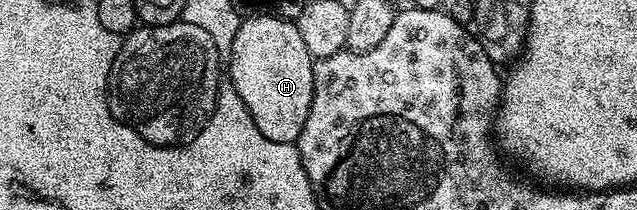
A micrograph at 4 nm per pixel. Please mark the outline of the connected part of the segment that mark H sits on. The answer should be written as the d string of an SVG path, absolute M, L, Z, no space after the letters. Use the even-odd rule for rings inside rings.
M249 16L240 23L237 38L233 38L229 53L231 59L230 87L237 90L241 102L245 102L245 110L253 116L253 122L265 138L273 142L295 144L301 134L301 126L305 126L305 118L309 118L309 106L313 102L313 58L301 39L301 30L293 20L282 20L272 16Z

